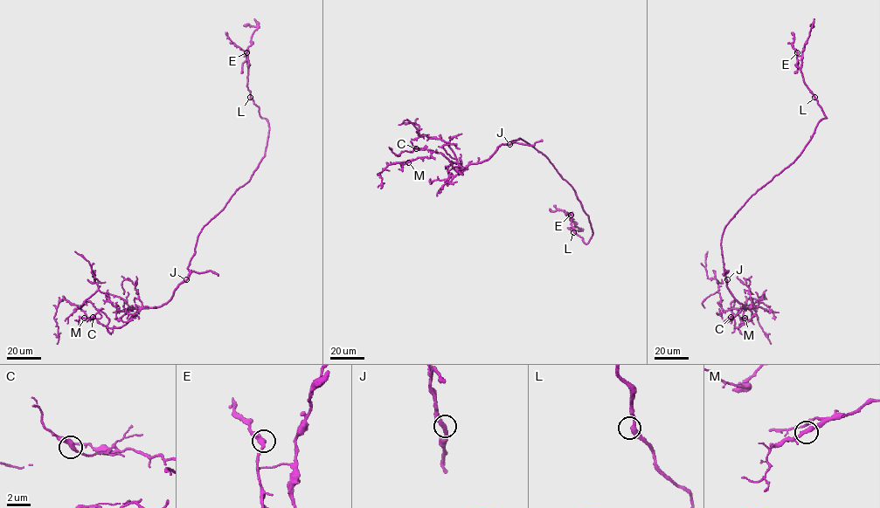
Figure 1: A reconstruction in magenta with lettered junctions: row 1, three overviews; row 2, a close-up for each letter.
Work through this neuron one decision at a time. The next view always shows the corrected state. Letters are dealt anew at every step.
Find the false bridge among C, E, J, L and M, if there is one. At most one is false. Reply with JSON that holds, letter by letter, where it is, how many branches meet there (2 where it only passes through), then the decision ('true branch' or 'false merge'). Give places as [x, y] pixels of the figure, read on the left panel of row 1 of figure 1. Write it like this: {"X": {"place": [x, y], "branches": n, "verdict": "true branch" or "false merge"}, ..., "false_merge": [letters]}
{"C": {"place": [93, 317], "branches": 2, "verdict": "true branch"}, "E": {"place": [246, 52], "branches": 2, "verdict": "true branch"}, "J": {"place": [186, 279], "branches": 2, "verdict": "true branch"}, "L": {"place": [250, 97], "branches": 2, "verdict": "true branch"}, "M": {"place": [84, 318], "branches": 2, "verdict": "true branch"}, "false_merge": []}

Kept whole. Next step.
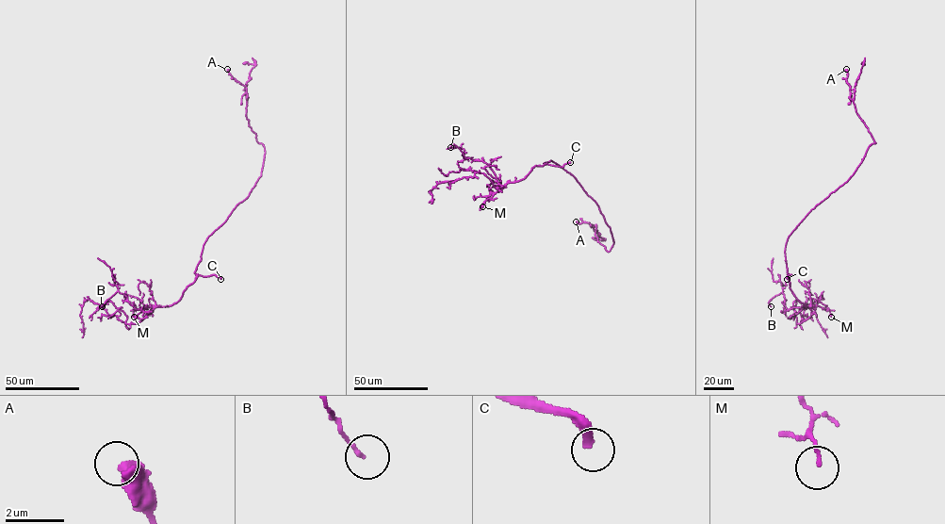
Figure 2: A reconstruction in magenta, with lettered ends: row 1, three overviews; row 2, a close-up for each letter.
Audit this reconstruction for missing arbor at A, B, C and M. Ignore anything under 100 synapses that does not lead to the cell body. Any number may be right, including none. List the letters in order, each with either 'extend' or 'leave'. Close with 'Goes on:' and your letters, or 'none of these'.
A: leave
B: leave
C: extend
M: leave
Goes on: C

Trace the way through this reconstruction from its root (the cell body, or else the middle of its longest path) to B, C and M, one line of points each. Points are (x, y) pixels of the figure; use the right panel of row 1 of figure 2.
B: (790, 236), (785, 253), (790, 288), (798, 300), (809, 307), (788, 309), (782, 291), (769, 301), (771, 306)
C: (790, 236), (785, 251), (788, 277), (790, 274), (787, 279)
M: (790, 236), (785, 253), (790, 290), (806, 306), (827, 309), (831, 317)

